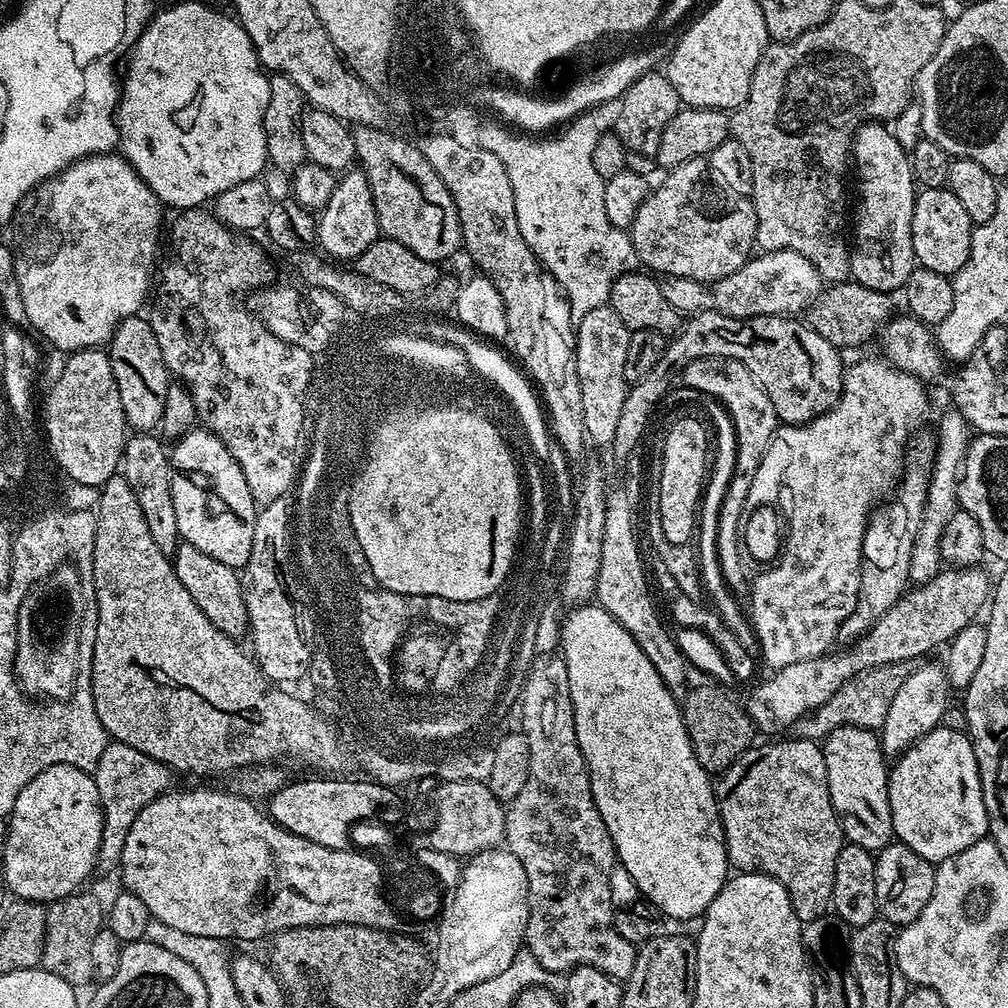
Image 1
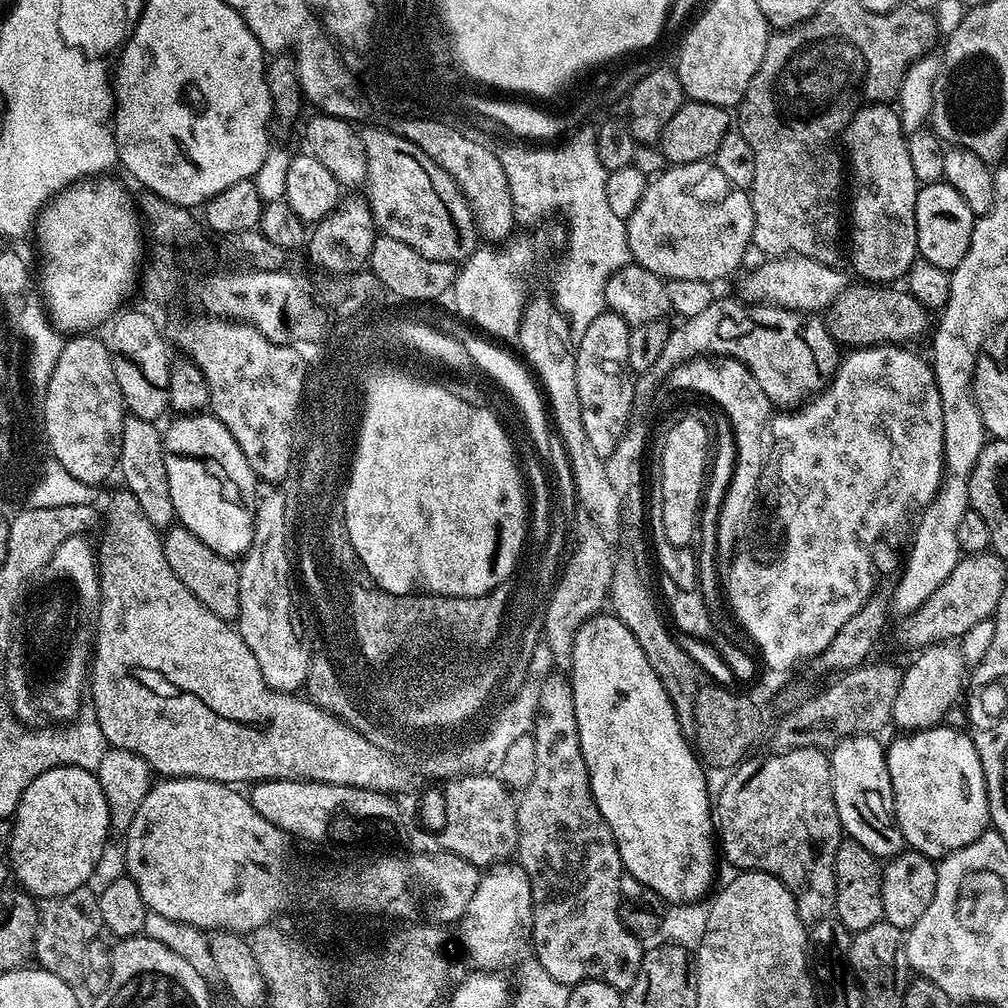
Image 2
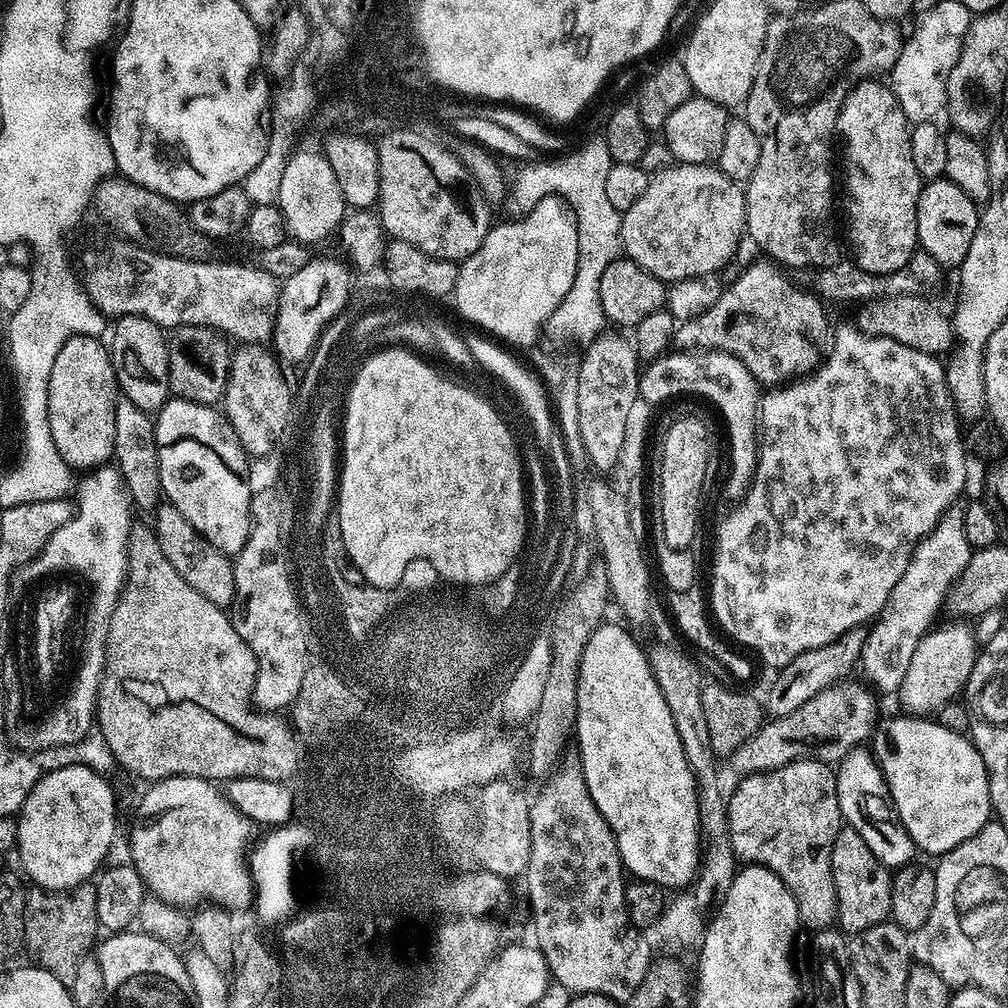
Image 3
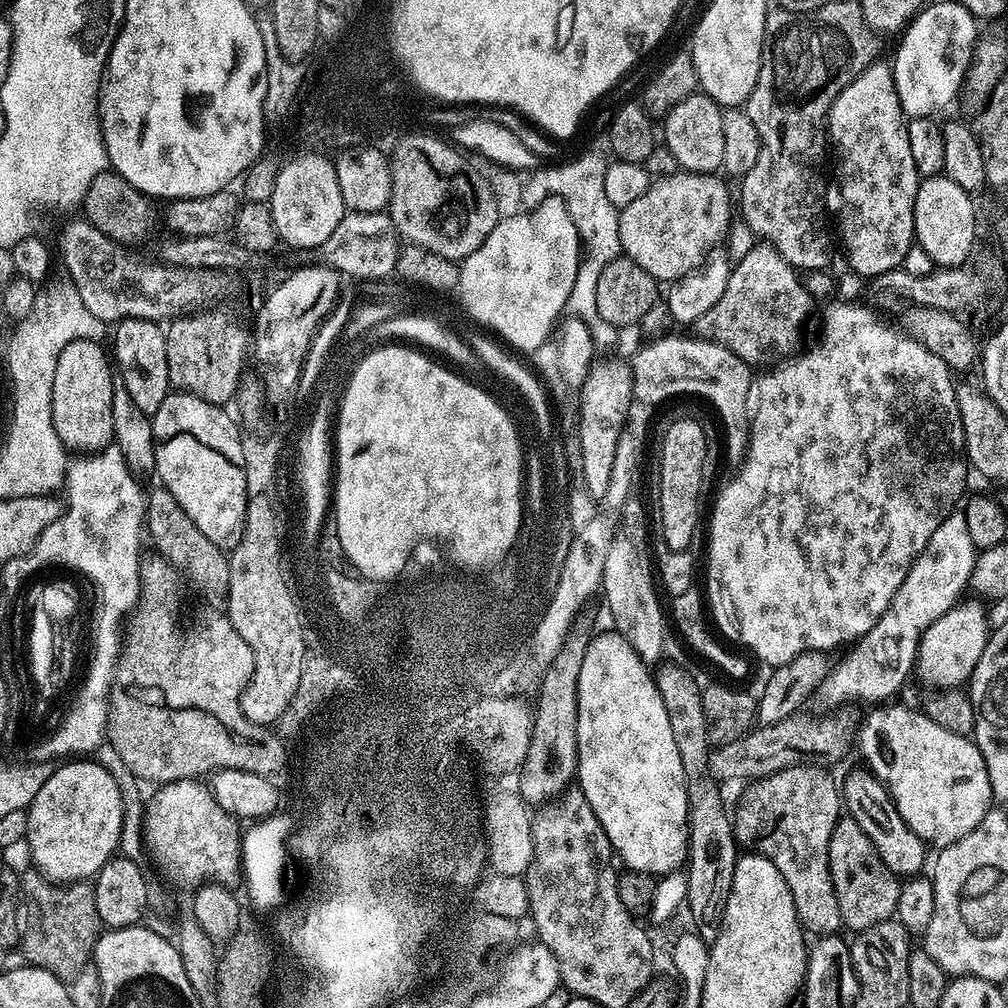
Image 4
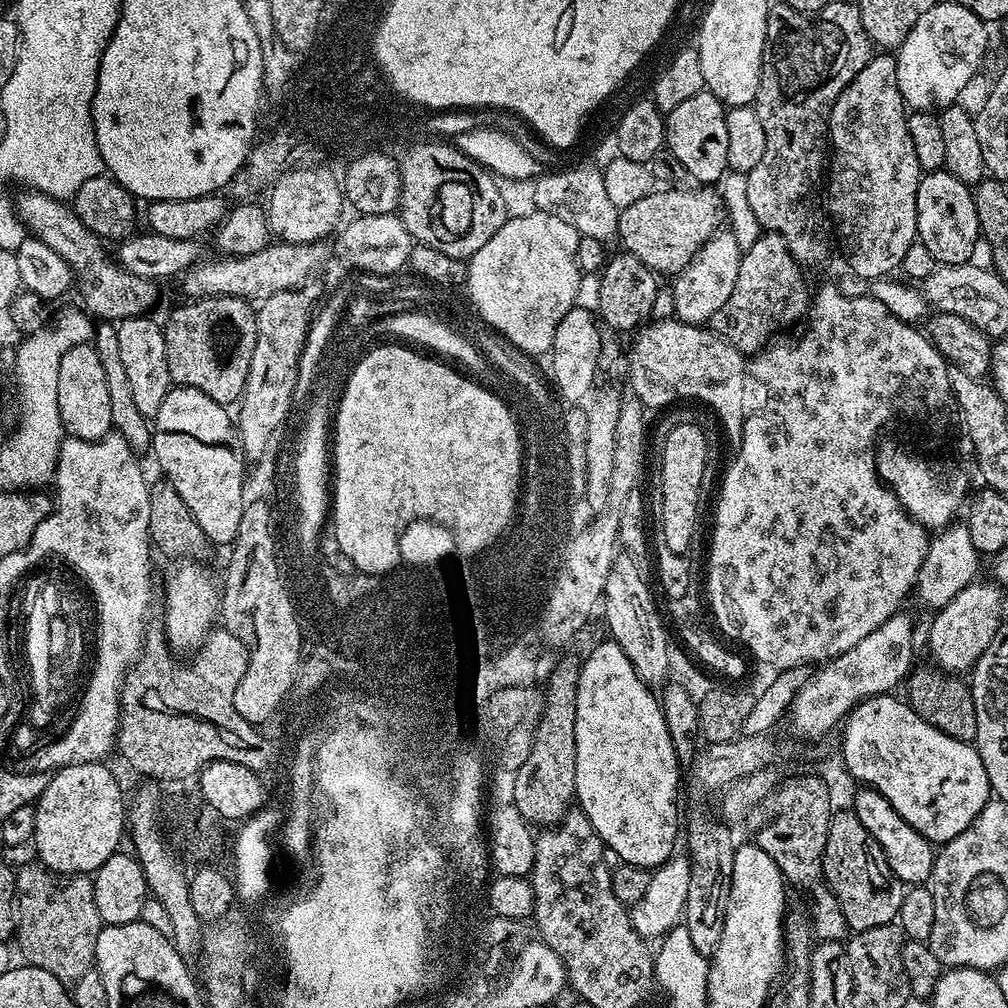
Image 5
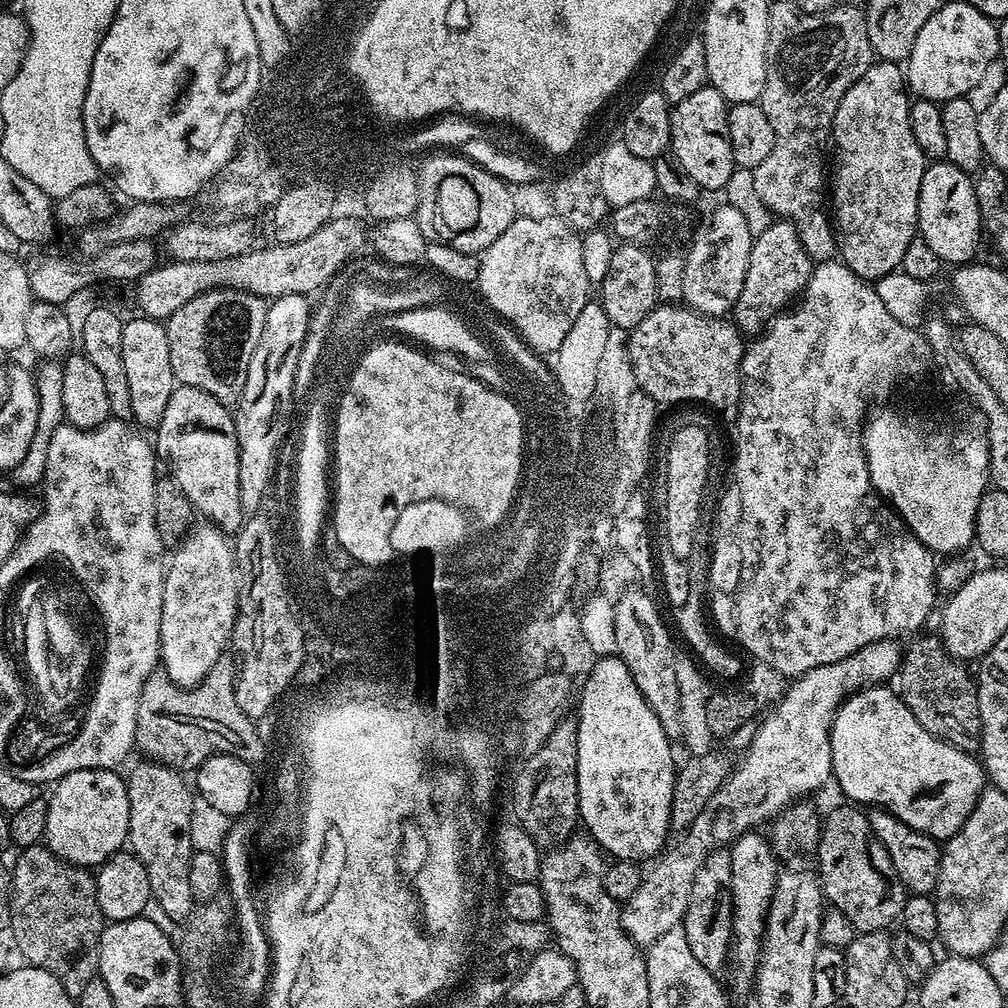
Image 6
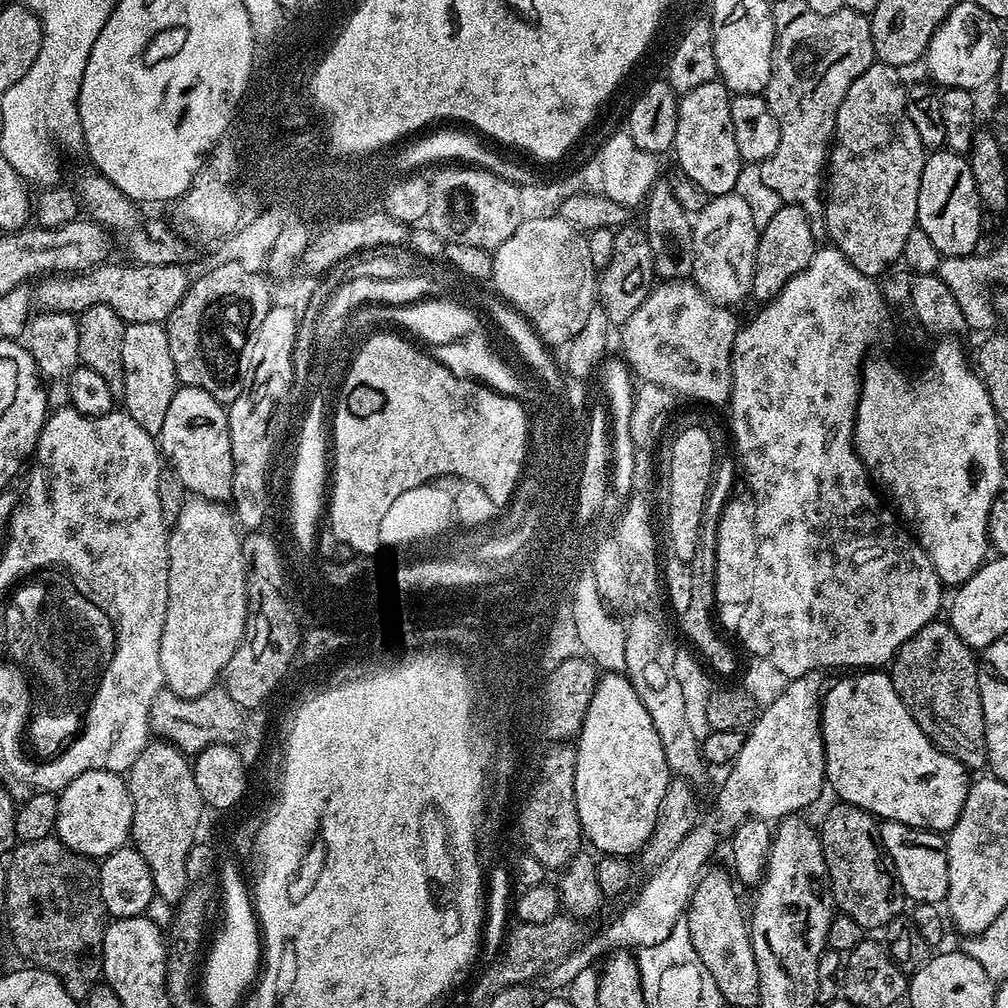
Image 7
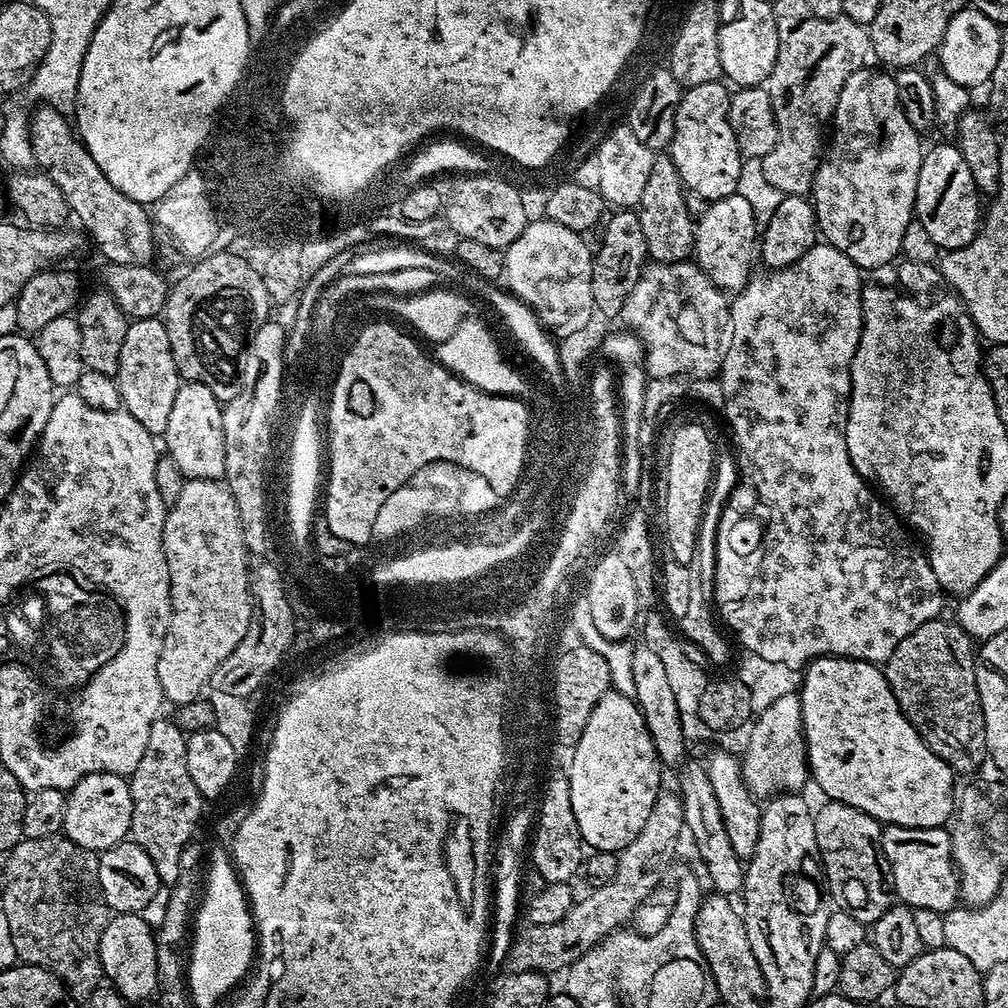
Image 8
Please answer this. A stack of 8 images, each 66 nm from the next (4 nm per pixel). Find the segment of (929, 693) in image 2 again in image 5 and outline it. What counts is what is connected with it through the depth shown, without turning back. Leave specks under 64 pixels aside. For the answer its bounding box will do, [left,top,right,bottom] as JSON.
[928,582,1001,674]

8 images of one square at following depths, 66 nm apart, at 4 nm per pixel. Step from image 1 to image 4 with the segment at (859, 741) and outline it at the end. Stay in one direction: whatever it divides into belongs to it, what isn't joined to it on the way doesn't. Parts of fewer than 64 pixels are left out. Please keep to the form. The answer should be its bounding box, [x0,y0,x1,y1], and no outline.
[842,771,926,878]

